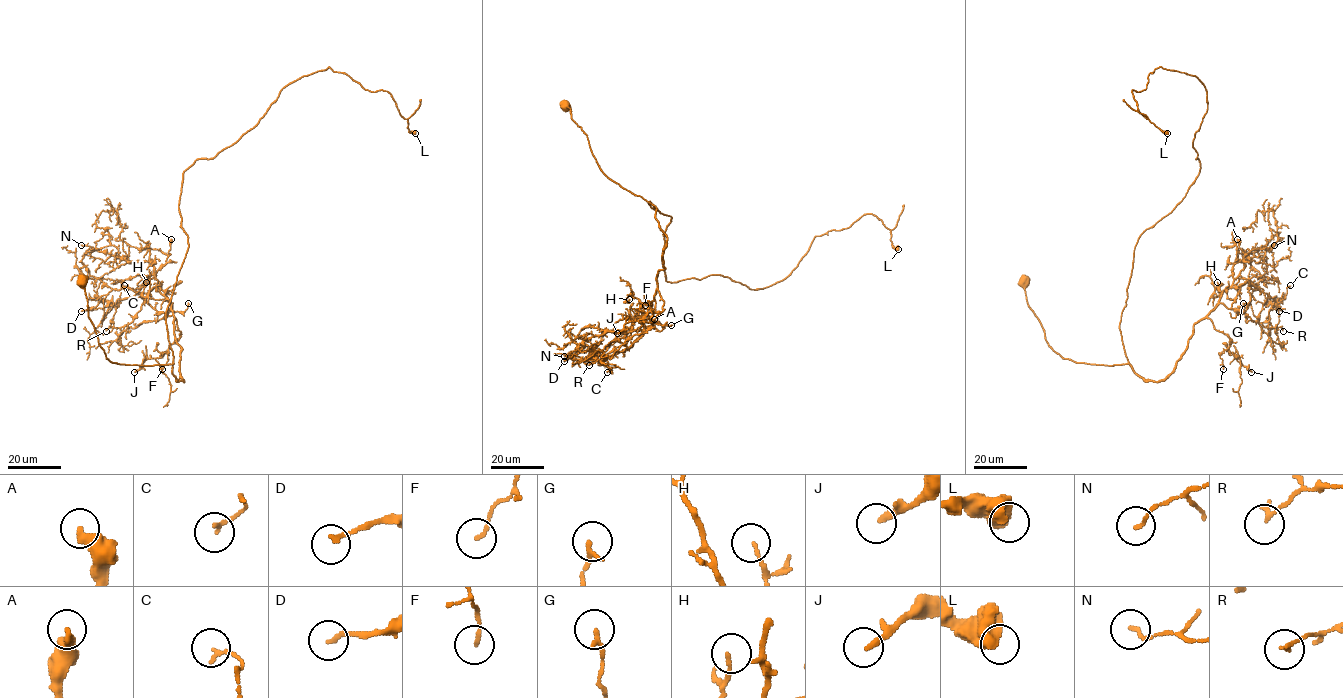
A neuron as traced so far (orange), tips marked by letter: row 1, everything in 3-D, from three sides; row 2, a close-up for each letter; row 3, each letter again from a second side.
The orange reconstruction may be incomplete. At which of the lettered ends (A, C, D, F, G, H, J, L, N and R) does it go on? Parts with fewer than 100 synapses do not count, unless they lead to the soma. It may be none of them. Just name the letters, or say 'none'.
J

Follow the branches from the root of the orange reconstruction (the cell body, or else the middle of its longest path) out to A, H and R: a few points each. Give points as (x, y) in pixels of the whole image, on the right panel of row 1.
A: (1024, 281), (1028, 306), (1064, 358), (1129, 364), (1160, 381), (1193, 326), (1243, 269), (1237, 239)
H: (1024, 281), (1056, 352), (1129, 364), (1155, 381), (1172, 371), (1193, 326), (1217, 305), (1217, 282)
R: (1024, 281), (1056, 352), (1129, 364), (1155, 381), (1219, 303), (1283, 331)

